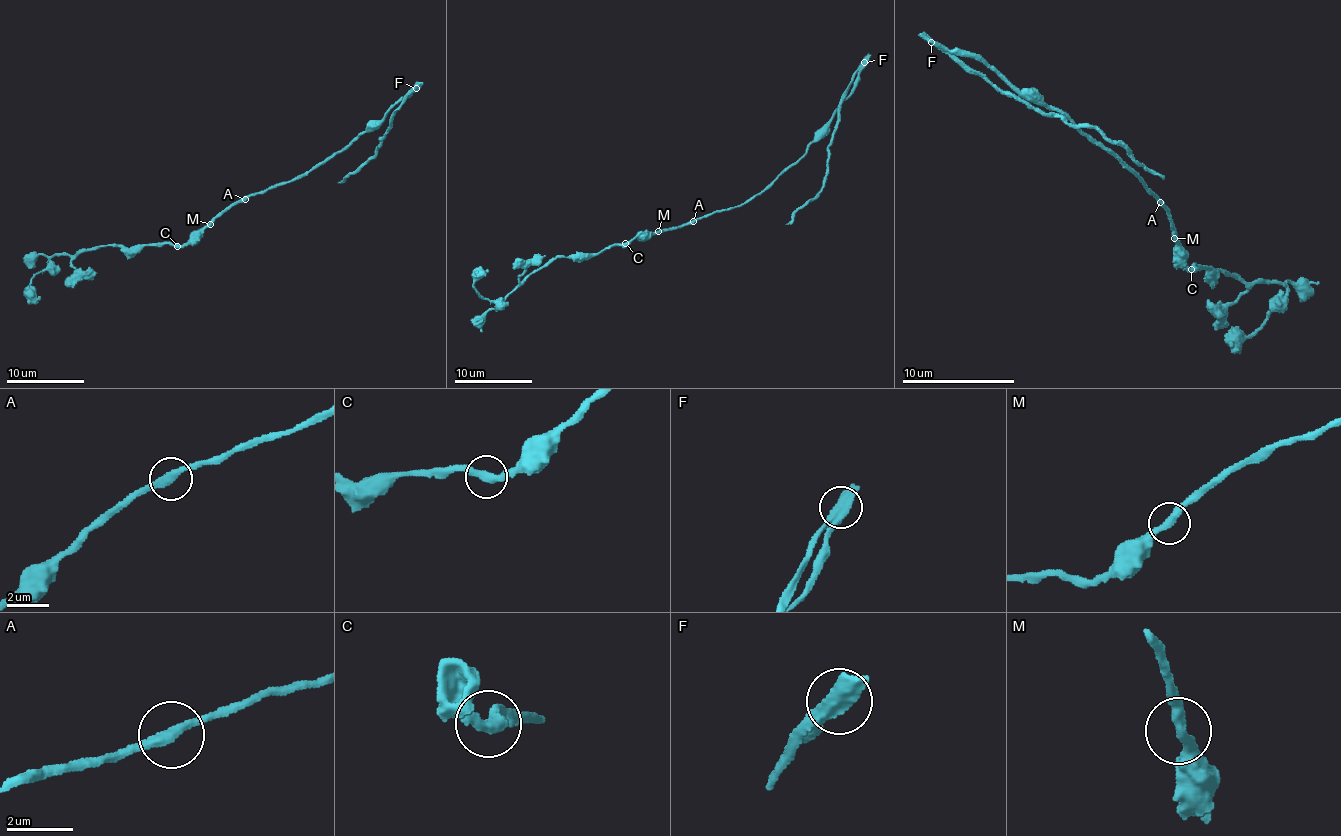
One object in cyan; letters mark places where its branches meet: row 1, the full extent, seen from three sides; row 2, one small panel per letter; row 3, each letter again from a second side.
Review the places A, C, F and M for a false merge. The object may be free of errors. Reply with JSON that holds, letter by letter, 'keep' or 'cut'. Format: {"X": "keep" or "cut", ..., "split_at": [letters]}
{"A": "keep", "C": "keep", "F": "keep", "M": "keep", "split_at": []}

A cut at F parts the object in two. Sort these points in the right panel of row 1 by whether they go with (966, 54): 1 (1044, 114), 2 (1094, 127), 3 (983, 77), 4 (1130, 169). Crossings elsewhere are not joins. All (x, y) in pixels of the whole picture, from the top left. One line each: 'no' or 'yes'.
1: no
2: no
3: no
4: yes

